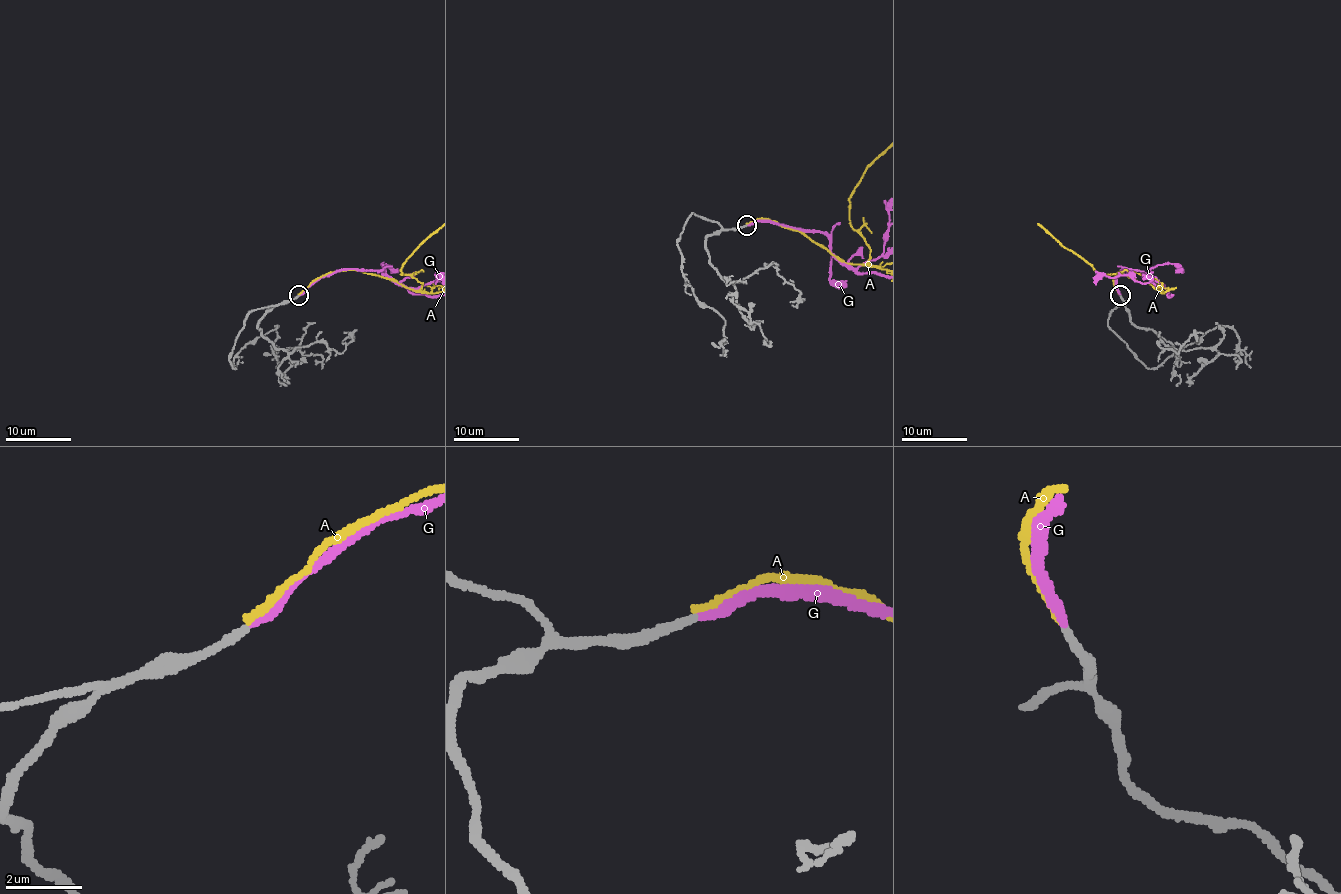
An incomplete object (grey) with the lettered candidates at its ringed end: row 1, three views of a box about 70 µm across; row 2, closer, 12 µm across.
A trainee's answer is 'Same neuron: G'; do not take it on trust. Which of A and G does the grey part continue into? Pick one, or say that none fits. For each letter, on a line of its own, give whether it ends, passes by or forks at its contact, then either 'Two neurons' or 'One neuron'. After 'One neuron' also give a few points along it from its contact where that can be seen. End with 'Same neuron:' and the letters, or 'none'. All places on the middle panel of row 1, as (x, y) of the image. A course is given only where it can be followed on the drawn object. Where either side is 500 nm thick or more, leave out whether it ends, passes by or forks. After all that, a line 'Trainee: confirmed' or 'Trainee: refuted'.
A: It ends there. Two neurons
G: It ends there. One neuron
Same neuron: G
Trainee: confirmed

